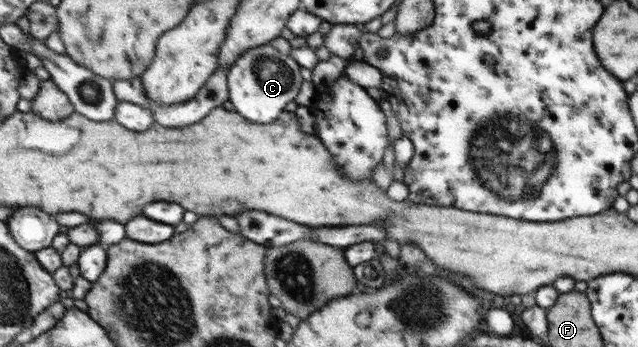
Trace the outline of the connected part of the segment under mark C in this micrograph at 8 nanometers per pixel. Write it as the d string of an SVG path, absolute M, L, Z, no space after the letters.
M270 44L258 46L244 52L229 69L229 96L234 109L246 119L257 124L269 124L286 112L286 105L294 99L300 85L299 65L288 55L280 53Z

